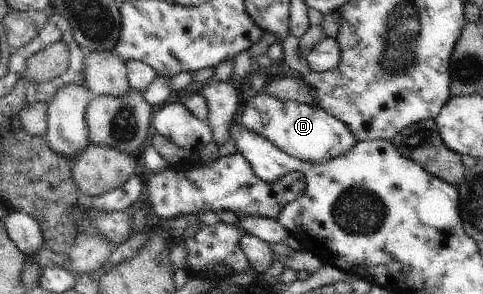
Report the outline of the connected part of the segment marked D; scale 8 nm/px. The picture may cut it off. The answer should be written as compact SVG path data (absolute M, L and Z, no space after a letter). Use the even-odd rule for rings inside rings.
M265 91L245 103L240 123L248 131L270 139L280 151L308 163L328 163L352 150L357 143L350 129L324 109L299 101L280 101L266 95Z

